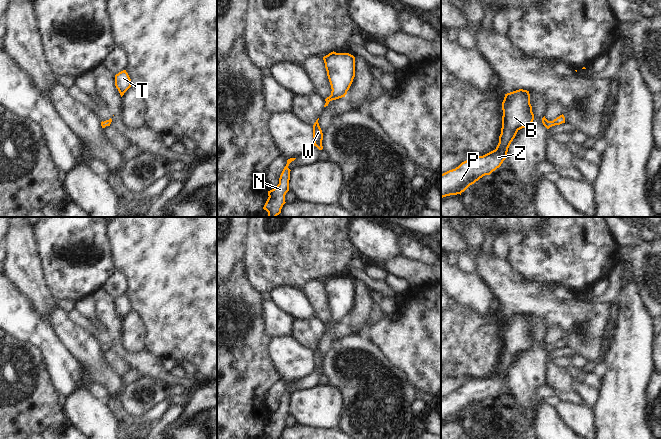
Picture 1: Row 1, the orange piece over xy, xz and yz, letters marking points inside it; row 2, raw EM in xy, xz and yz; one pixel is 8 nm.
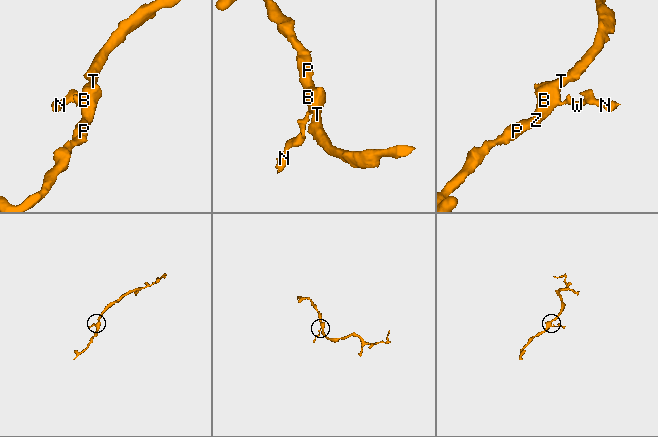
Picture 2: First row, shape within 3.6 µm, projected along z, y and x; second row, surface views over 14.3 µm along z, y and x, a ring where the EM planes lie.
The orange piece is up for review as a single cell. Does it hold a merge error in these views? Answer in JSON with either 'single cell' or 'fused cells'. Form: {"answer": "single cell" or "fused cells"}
{"answer": "single cell"}

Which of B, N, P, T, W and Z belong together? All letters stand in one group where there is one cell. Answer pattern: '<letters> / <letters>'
B N P T W Z

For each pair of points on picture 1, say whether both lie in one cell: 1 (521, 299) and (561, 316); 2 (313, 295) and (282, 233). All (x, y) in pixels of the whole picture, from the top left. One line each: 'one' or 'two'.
1: one
2: two

